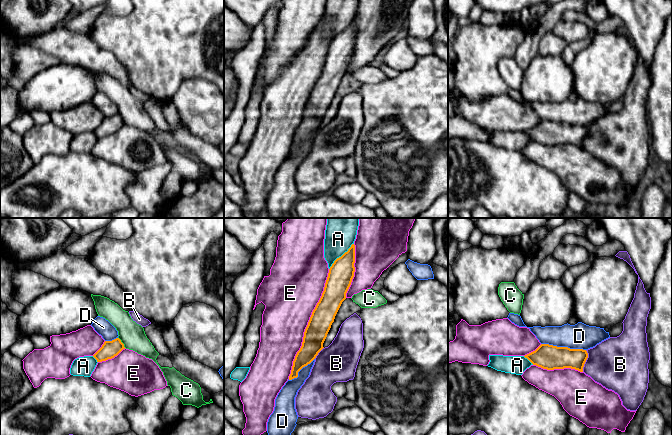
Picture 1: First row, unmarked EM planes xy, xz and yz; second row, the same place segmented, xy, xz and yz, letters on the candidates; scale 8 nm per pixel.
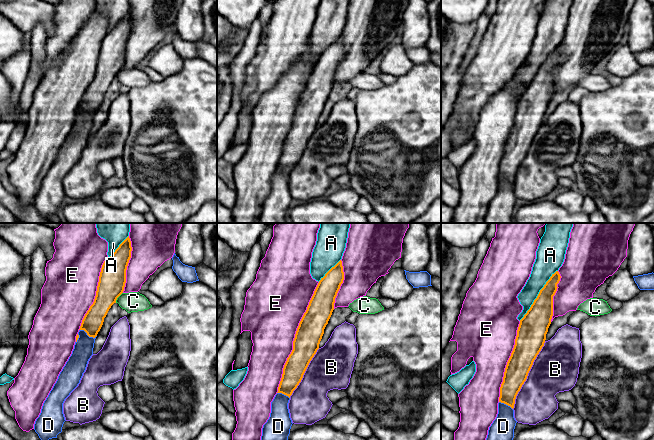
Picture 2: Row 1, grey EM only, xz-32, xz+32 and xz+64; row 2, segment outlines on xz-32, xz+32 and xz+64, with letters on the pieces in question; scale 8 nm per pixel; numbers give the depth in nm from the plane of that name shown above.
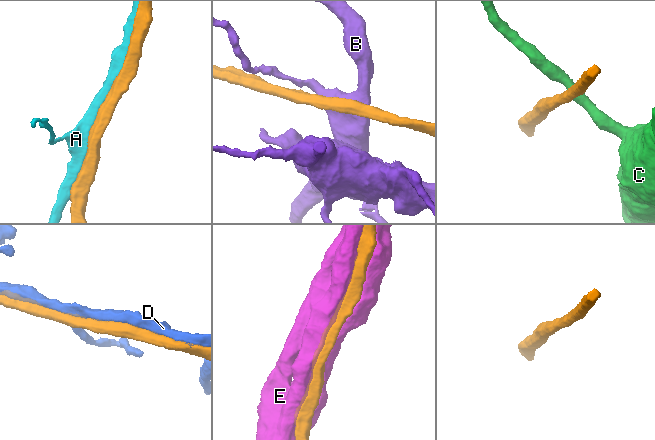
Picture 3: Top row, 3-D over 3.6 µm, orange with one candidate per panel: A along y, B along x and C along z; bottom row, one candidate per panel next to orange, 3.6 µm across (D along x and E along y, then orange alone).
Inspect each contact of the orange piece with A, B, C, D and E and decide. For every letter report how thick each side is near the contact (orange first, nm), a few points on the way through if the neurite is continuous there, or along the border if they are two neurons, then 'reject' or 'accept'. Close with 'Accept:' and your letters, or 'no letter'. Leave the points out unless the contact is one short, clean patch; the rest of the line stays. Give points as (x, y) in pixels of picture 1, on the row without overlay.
A: 200 nm thick on the orange side, 220 nm on the other; reject
B: 180 nm thick on the orange side, 420 nm on the other; reject
C: 140 nm thick on the orange side, 200 nm on the other; border along xy (118, 113), (125, 123); reject
D: 200 nm thick on the orange side, 200 nm on the other; reject
E: 180 nm thick on the orange side, 400 nm on the other; accept
Accept: E

